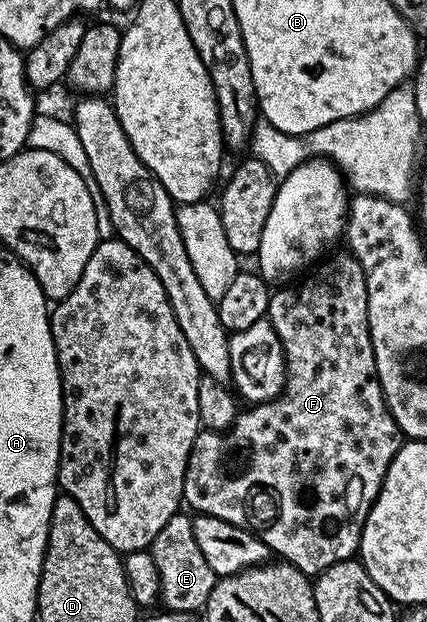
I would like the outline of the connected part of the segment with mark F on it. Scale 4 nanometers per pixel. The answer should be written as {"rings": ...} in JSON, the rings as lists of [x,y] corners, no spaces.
{"rings":[[[343,252],[338,254],[337,257],[329,256],[323,263],[317,264],[311,272],[304,275],[309,275],[309,277],[301,276],[295,283],[285,284],[283,287],[277,288],[280,289],[277,293],[275,290],[269,296],[266,320],[274,327],[274,331],[282,343],[282,351],[284,352],[284,391],[273,401],[262,401],[253,404],[248,407],[245,413],[244,410],[237,412],[236,420],[228,429],[221,432],[201,431],[194,439],[194,447],[188,456],[188,466],[184,476],[183,500],[186,505],[189,505],[189,507],[187,506],[189,510],[196,509],[192,511],[206,517],[226,519],[226,523],[234,523],[238,527],[250,531],[258,539],[262,539],[262,543],[266,543],[268,550],[275,554],[277,558],[287,561],[288,564],[298,567],[298,571],[309,575],[322,574],[334,563],[357,556],[360,548],[360,536],[364,530],[370,507],[375,503],[378,491],[384,482],[386,471],[402,444],[400,428],[396,420],[393,419],[388,404],[384,401],[382,387],[376,377],[374,349],[370,343],[370,331],[368,330],[366,275],[362,271],[357,258],[353,257],[351,252]]]}

